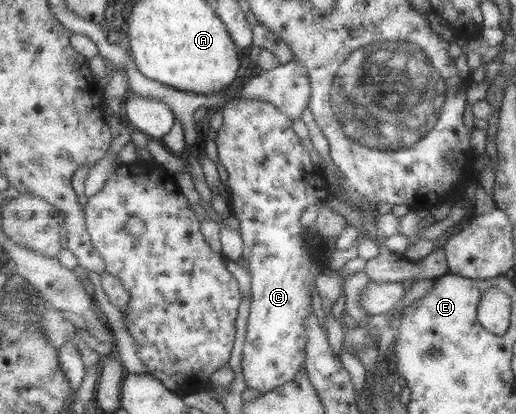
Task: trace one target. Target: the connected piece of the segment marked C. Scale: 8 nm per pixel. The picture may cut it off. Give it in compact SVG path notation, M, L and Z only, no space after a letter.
M234 99L229 101L223 107L224 114L224 125L219 131L214 133L215 142L217 143L218 149L218 160L224 165L225 169L229 173L229 178L226 185L229 187L232 199L232 206L234 215L237 217L240 223L240 234L245 242L245 249L243 257L249 262L248 269L252 278L252 288L251 288L251 308L248 316L247 323L247 333L245 337L245 344L242 350L242 361L241 370L245 378L245 382L248 387L263 391L267 393L268 391L274 390L278 387L284 386L286 383L294 380L300 372L300 368L305 368L305 364L308 358L308 339L310 336L306 332L306 317L310 315L312 311L310 302L312 302L312 284L316 289L316 281L318 280L318 275L312 275L310 272L311 263L315 263L316 266L320 266L321 269L326 268L328 264L324 261L323 250L325 250L324 240L320 240L318 234L312 234L309 228L303 228L300 226L300 216L304 214L304 210L309 206L315 204L324 204L332 196L331 186L326 176L323 174L322 168L317 164L314 164L314 160L310 158L310 152L304 148L304 144L300 142L300 136L294 132L292 128L292 120L284 111L280 110L279 107L270 101L265 101L264 99Z

